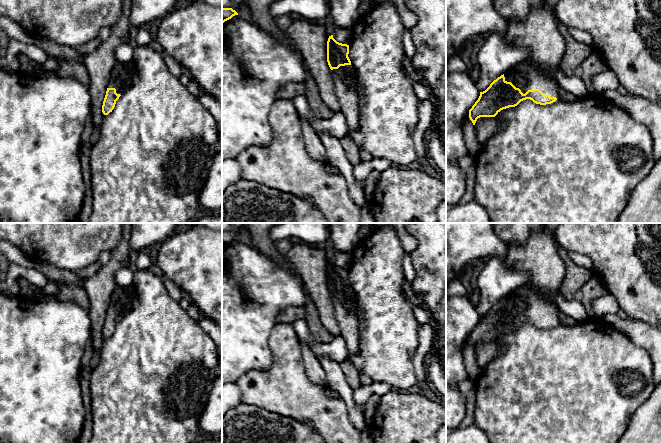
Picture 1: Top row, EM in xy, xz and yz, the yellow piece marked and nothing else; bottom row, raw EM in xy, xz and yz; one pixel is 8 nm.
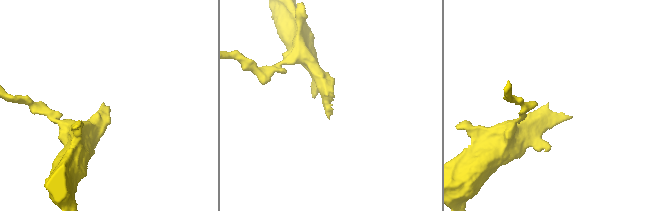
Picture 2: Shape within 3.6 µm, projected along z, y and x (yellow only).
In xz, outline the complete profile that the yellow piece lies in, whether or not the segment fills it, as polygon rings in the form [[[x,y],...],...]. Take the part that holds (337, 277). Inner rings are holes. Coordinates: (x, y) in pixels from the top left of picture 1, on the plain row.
[[[333,259],[327,265],[327,286],[331,293],[335,317],[349,356],[360,354],[363,315],[348,281],[349,269],[337,266]]]

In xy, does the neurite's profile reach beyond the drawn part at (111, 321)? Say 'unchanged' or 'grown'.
grown

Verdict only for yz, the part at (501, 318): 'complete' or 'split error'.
split error

